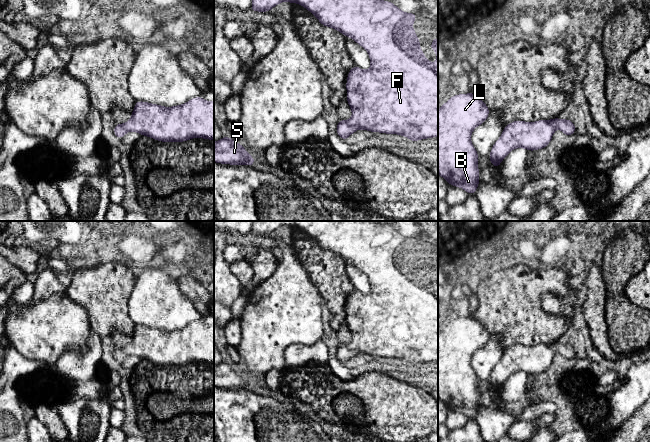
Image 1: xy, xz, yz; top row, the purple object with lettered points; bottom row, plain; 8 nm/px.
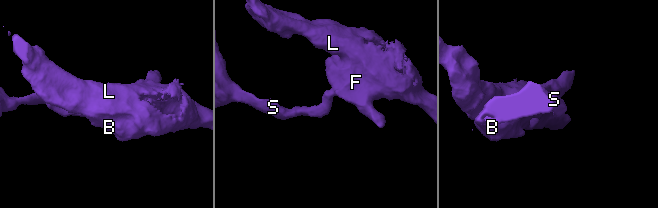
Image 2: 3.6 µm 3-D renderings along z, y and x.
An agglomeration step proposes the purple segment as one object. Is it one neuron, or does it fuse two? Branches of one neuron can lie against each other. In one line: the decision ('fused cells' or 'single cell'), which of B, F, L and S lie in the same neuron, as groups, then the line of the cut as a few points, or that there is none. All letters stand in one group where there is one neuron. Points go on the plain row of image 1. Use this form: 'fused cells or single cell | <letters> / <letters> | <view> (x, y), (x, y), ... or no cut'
single cell | B F L S | no cut

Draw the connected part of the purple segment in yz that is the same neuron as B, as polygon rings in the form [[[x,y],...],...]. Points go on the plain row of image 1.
[[[472,316],[464,319],[453,319],[438,333],[438,398],[448,408],[464,413],[468,419],[476,417],[479,410],[479,392],[477,389],[479,379],[471,366],[471,358],[477,350],[487,344],[489,336],[487,329]]]

